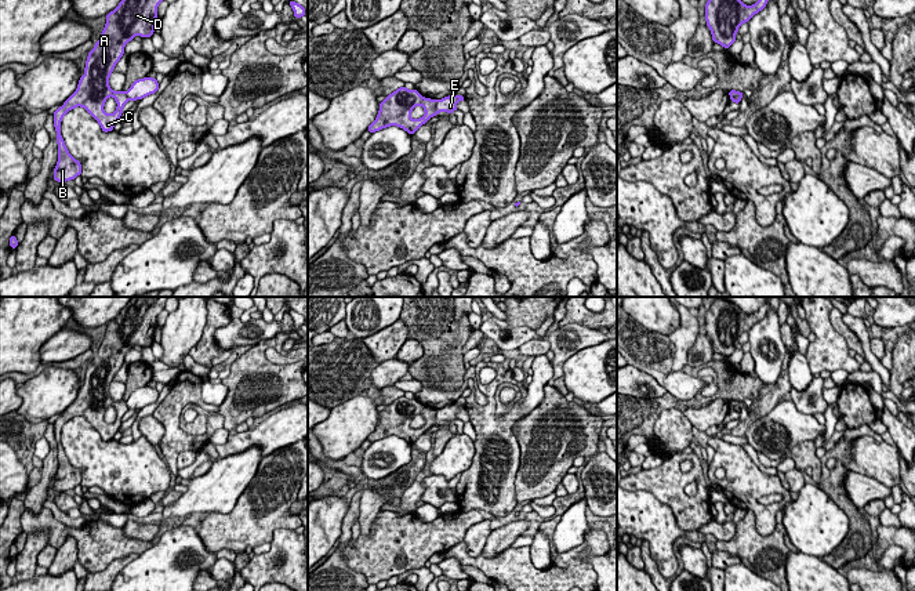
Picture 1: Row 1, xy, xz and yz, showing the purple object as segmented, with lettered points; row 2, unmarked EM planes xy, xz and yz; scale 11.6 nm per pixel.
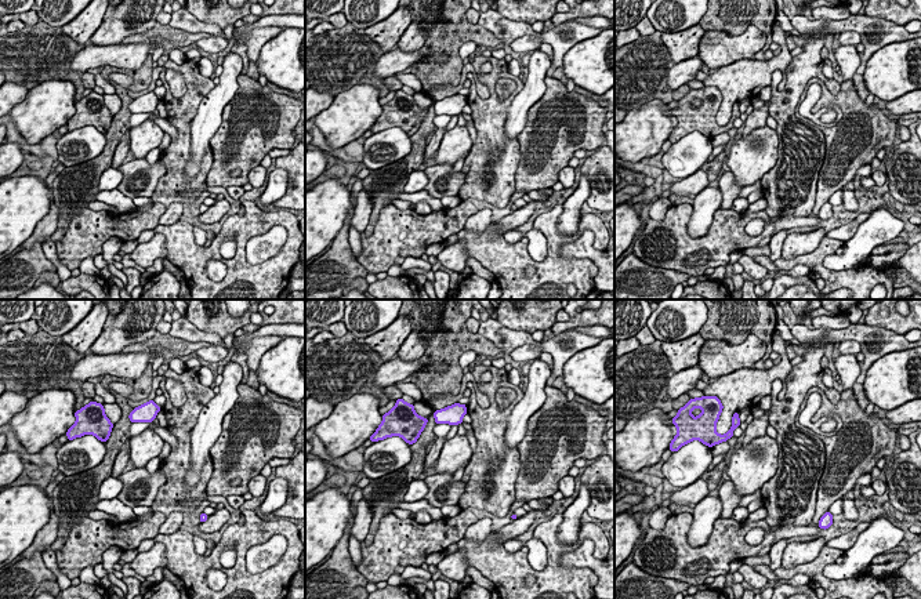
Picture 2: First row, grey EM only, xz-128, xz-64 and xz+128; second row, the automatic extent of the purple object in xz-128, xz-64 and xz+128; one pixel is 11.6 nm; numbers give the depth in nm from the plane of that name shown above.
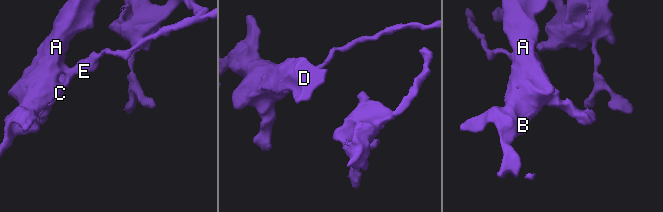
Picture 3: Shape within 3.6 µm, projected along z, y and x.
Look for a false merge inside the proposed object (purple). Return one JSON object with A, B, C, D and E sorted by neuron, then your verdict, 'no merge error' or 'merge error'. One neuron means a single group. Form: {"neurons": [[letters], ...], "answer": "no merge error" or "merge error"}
{"neurons": [["A", "B", "C", "D"], ["E"]], "answer": "merge error"}

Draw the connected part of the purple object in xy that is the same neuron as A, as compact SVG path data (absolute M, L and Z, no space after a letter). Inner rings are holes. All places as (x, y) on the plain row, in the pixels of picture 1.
M131 297L128 304L119 312L119 315L106 324L106 333L95 356L88 362L84 384L80 387L76 400L54 421L54 436L57 440L58 471L54 478L54 489L66 492L75 489L81 483L81 474L69 463L65 450L61 445L62 427L73 417L84 417L101 435L104 442L112 440L119 431L123 416L128 411L124 400L113 400L109 396L109 387L113 377L124 363L124 356L134 345L150 347L155 341L155 330L157 327L157 315L164 309L168 297ZM113 406L117 417L109 424L104 420L105 410Z

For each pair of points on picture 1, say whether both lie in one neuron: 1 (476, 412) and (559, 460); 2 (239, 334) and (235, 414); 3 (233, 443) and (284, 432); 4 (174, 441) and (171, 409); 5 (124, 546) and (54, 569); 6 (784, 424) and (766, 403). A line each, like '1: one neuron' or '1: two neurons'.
1: two neurons
2: two neurons
3: one neuron
4: one neuron
5: two neurons
6: two neurons

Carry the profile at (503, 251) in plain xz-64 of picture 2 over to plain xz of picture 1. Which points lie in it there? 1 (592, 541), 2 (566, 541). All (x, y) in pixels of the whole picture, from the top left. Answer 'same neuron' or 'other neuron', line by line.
1: same neuron
2: other neuron

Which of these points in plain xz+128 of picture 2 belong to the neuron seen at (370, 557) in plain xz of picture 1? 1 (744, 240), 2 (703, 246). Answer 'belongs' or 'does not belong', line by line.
1: belongs
2: belongs

